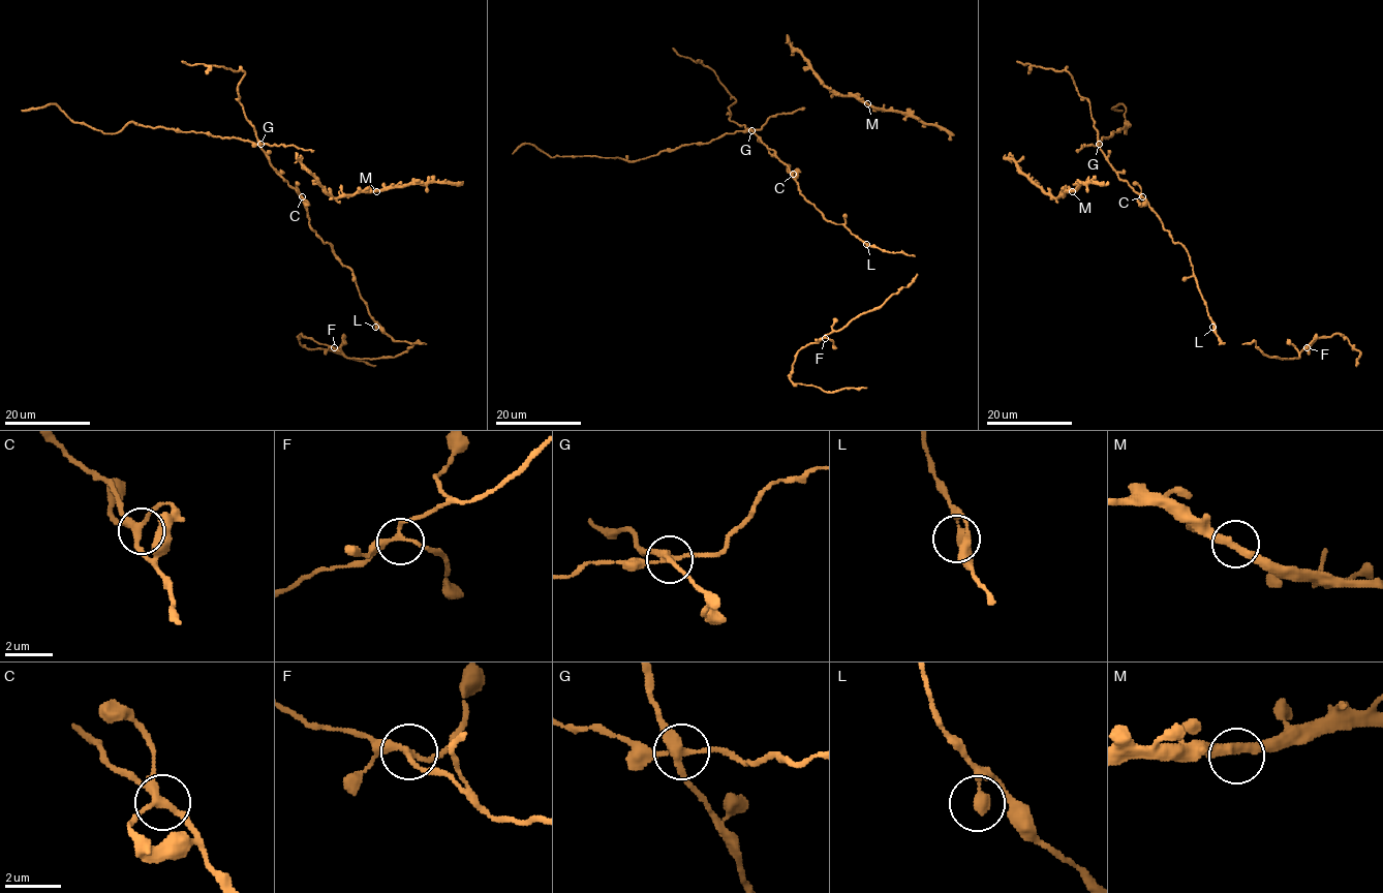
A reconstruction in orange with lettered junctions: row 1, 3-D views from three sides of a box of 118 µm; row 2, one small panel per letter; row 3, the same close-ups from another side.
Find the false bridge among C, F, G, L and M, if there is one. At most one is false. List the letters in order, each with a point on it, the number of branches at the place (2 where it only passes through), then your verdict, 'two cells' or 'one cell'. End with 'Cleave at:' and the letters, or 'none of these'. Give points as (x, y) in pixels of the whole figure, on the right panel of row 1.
C: (1142, 196) | 4 | one cell
F: (1307, 347) | 3 | one cell
G: (1099, 144) | 4 | two cells
L: (1212, 327) | 2 | one cell
M: (1072, 191) | 2 | one cell
Cleave at: G

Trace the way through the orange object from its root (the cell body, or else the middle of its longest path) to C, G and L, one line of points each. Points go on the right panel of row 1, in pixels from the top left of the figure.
C: (1188, 254), (1179, 243), (1172, 240), (1159, 215), (1142, 196)
G: (1188, 254), (1179, 243), (1172, 240), (1148, 204), (1118, 178), (1099, 144)
L: (1188, 254), (1212, 327)

